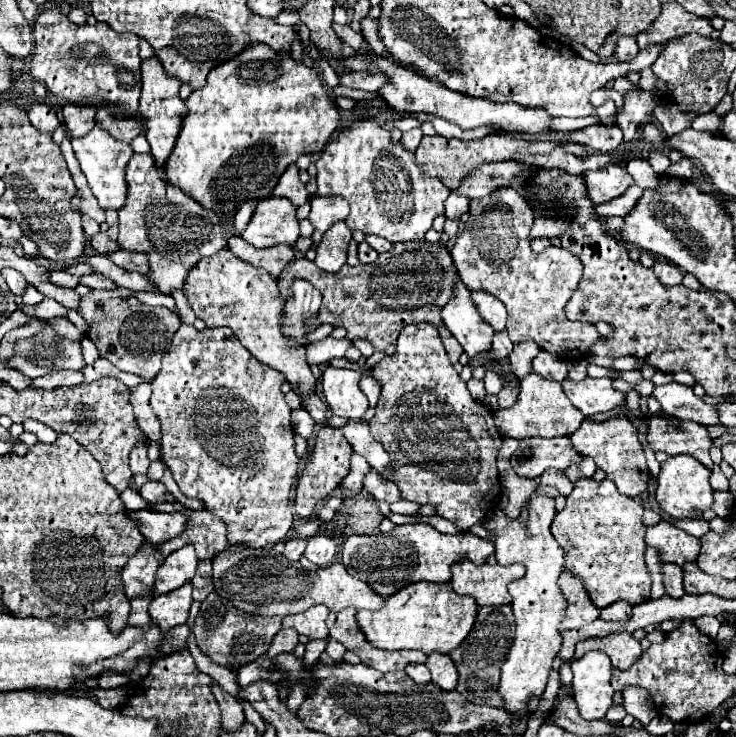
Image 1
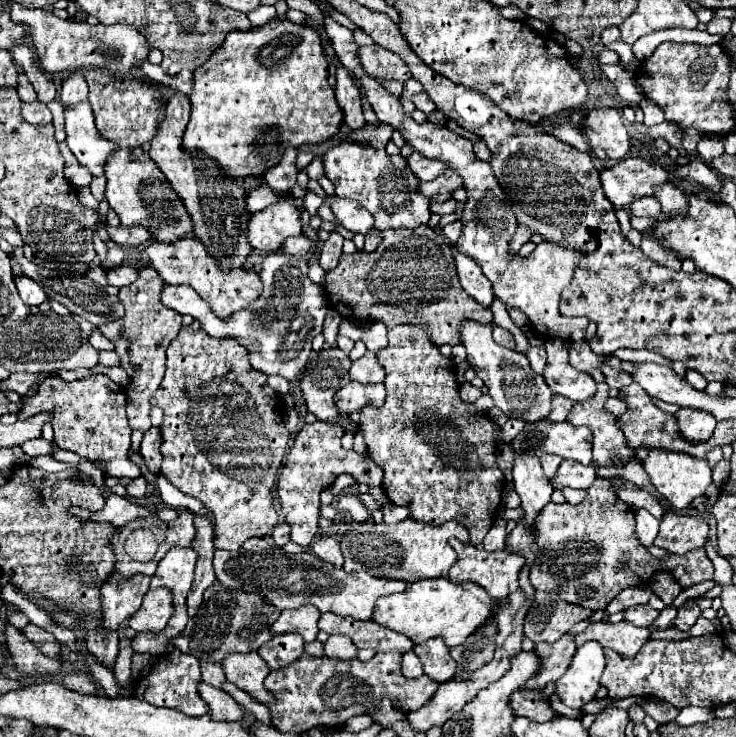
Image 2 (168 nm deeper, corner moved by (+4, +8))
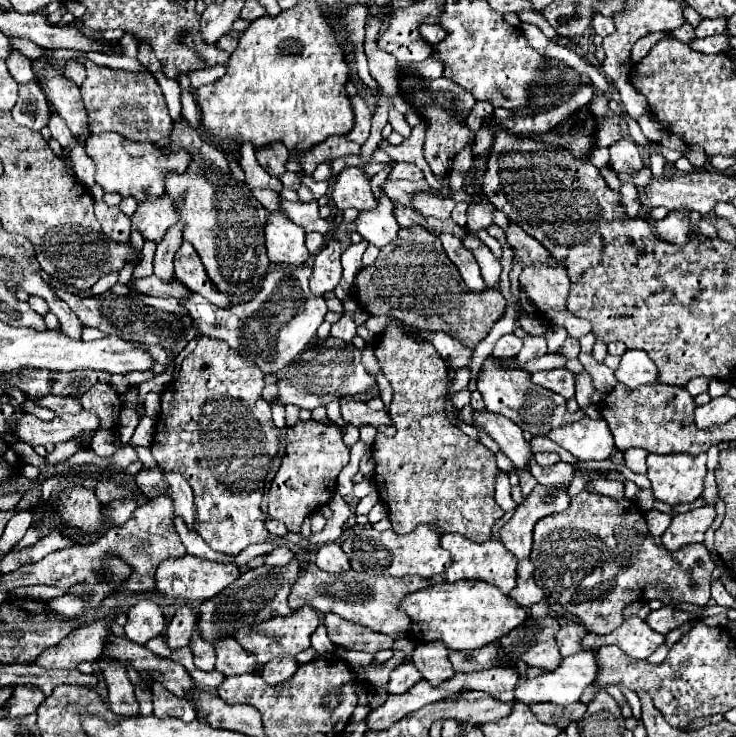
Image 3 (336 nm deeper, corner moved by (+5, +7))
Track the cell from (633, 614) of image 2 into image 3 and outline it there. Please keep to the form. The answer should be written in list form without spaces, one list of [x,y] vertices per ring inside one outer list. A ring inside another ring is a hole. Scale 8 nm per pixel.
[[[667,605],[667,607],[661,607],[661,609],[657,609],[657,611],[651,611],[649,617],[647,617],[647,625],[649,625],[651,629],[655,629],[657,633],[667,635],[669,631],[681,627],[683,623],[693,621],[693,619],[703,619],[703,617],[705,617],[705,615],[679,611],[679,609],[675,609],[675,607]]]

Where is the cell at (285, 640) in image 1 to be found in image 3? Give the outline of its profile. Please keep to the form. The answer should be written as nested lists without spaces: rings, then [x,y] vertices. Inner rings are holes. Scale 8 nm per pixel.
[[[277,657],[273,659],[273,663],[265,665],[265,669],[261,671],[261,677],[265,679],[267,685],[281,685],[295,675],[297,667],[299,665],[295,657]]]

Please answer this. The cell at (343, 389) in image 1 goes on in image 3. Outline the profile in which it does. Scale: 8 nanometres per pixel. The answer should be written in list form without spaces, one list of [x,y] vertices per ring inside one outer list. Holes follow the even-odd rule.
[[[349,397],[341,399],[341,417],[355,427],[391,425],[391,417],[385,411],[371,411],[365,403],[355,403]]]

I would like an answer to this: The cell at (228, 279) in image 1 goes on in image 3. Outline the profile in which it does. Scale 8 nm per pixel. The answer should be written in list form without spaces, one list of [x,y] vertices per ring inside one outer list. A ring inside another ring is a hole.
[[[187,241],[179,247],[179,251],[175,255],[175,275],[191,291],[203,295],[209,303],[213,303],[217,307],[227,307],[229,305],[229,295],[223,295],[221,291],[217,291],[217,287],[207,277],[197,251]]]

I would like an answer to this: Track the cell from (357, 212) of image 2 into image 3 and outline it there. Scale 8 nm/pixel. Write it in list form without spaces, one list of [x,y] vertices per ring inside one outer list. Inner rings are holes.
[[[381,191],[379,205],[373,211],[363,211],[357,221],[357,231],[375,247],[385,247],[397,237],[399,223],[395,219],[395,205]]]

